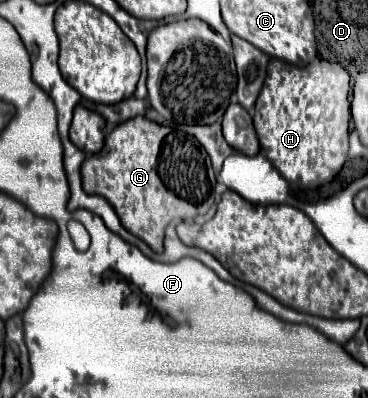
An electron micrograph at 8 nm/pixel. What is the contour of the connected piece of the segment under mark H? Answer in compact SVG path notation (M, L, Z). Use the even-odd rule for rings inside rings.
M271 58L253 122L261 154L273 162L285 180L307 188L331 182L343 168L349 148L351 110L347 70L339 62L321 58L303 68Z

